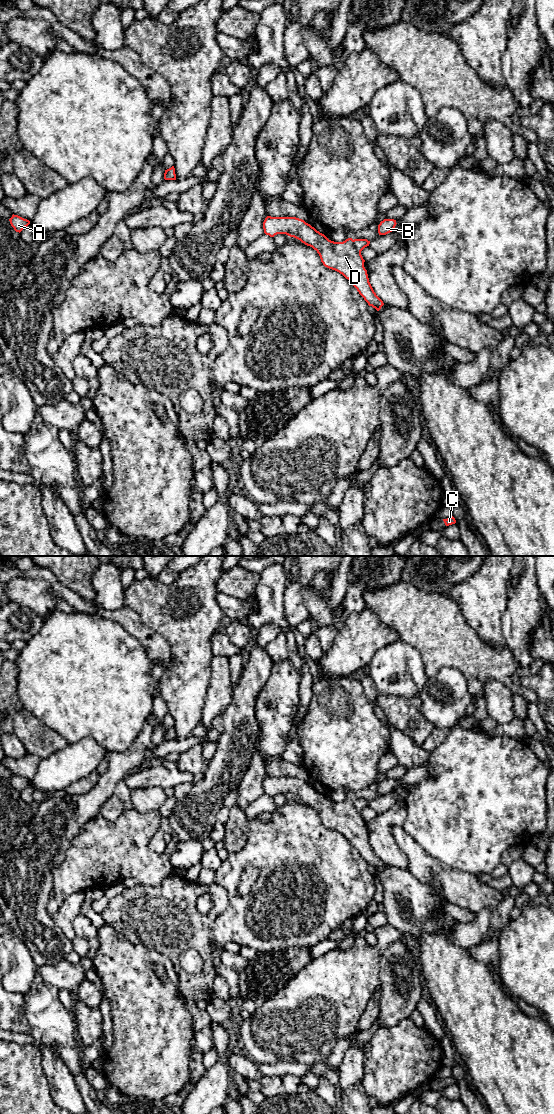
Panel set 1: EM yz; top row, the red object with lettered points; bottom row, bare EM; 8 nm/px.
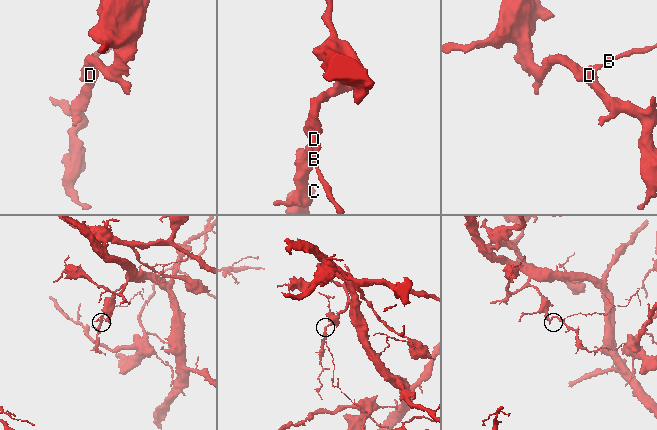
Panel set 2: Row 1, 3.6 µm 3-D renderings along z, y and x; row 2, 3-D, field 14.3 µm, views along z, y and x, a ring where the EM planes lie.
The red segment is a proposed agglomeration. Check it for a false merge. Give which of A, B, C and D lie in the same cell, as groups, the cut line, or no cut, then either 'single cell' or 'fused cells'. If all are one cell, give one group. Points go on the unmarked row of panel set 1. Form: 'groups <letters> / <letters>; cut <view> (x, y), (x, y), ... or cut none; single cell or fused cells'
groups A C D / B; cut yz (352, 800), (355, 808), (360, 813); fused cells

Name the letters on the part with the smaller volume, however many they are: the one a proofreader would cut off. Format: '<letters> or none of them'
B

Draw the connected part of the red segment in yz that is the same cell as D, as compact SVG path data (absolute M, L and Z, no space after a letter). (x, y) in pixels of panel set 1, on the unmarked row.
M267 776L263 782L263 789L270 797L286 794L312 807L319 814L323 825L348 839L369 866L379 871L384 865L369 842L364 827L365 820L356 810L352 798L343 802L331 801L310 784L296 777Z

